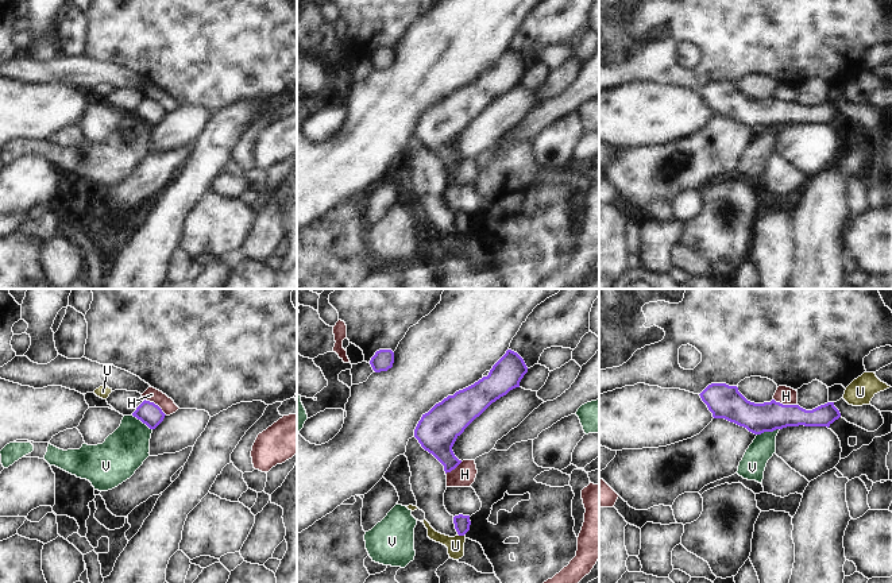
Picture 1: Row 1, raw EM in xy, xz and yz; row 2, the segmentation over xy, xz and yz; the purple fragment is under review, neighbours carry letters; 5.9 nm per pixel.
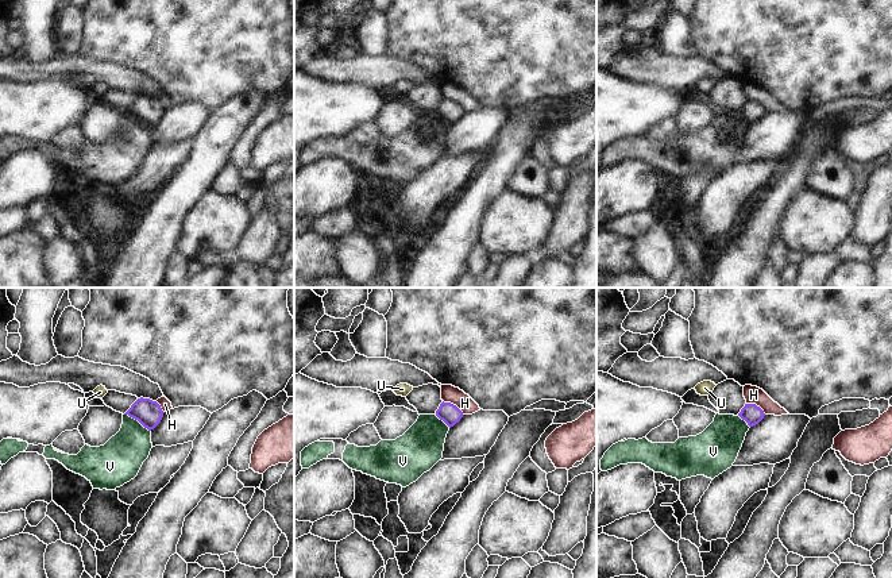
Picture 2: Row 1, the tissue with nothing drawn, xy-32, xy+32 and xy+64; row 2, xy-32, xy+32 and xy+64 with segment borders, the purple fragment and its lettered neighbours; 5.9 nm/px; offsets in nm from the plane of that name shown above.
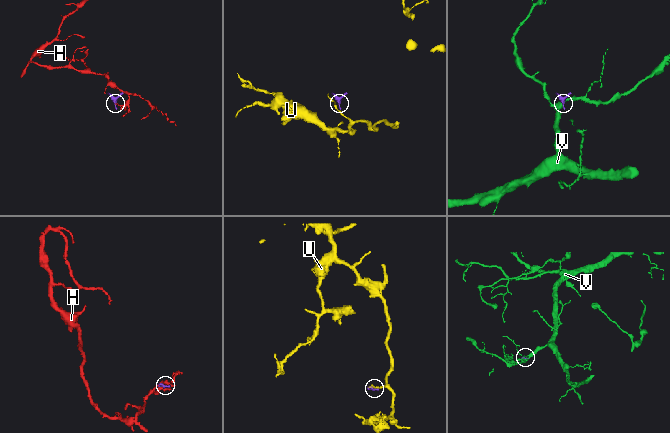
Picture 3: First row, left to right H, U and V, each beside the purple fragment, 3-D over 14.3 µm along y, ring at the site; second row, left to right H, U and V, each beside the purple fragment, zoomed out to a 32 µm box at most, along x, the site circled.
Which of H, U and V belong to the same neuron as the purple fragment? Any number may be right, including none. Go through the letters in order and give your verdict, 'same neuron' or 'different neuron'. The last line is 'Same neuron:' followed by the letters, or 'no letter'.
H: different neuron
U: different neuron
V: different neuron
Same neuron: no letter

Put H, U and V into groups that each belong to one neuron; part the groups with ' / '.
H / U / V

